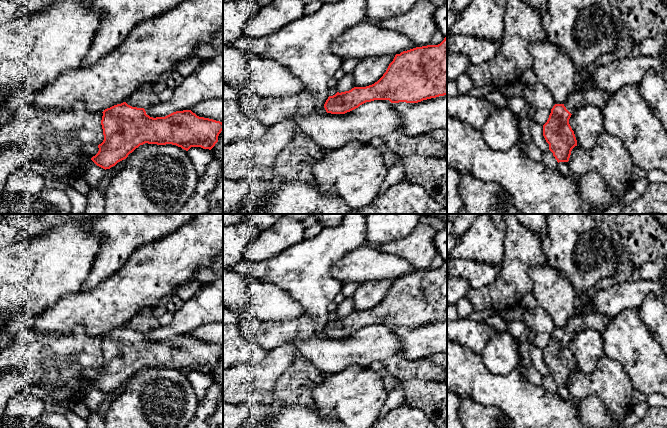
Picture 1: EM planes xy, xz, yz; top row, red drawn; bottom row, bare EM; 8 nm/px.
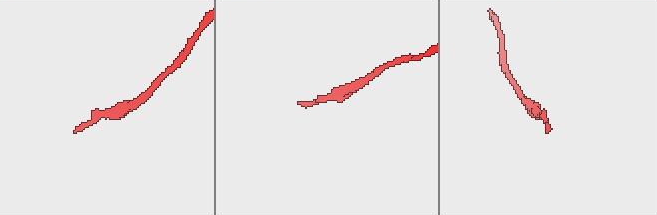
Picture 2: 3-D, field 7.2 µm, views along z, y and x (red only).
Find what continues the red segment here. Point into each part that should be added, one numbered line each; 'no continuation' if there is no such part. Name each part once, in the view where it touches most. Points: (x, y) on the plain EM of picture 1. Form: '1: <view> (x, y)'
1: yz (577, 323)

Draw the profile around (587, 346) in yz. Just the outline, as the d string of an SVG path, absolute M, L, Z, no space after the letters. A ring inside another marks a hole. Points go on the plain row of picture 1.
M590 328L572 338L569 348L574 355L577 369L585 374L593 373L604 355L601 334Z

